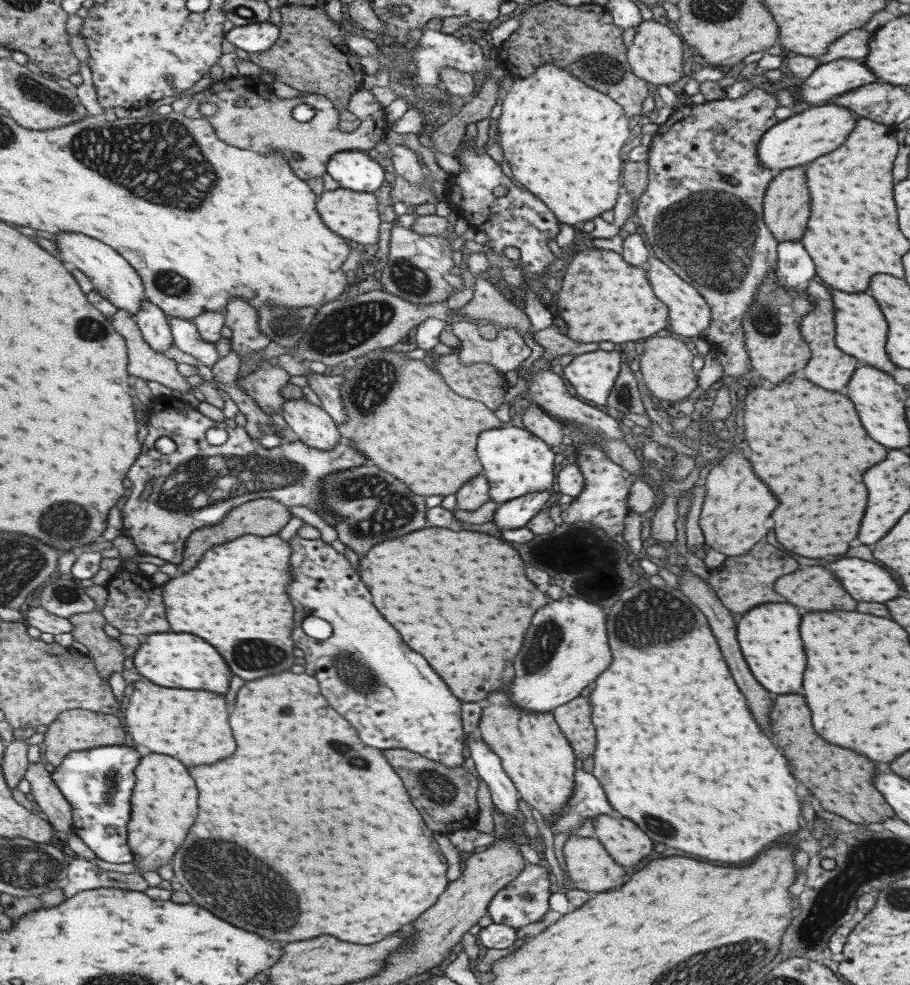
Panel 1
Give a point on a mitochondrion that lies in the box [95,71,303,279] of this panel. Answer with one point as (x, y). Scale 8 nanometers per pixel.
(252, 138)

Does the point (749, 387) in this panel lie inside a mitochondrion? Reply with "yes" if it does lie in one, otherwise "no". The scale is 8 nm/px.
no

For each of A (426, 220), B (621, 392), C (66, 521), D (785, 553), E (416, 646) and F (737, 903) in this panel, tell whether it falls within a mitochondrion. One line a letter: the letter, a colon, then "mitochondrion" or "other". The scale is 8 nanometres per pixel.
A: other
B: mitochondrion
C: mitochondrion
D: other
E: other
F: other

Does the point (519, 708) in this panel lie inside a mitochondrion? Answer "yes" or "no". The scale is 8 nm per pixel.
no

